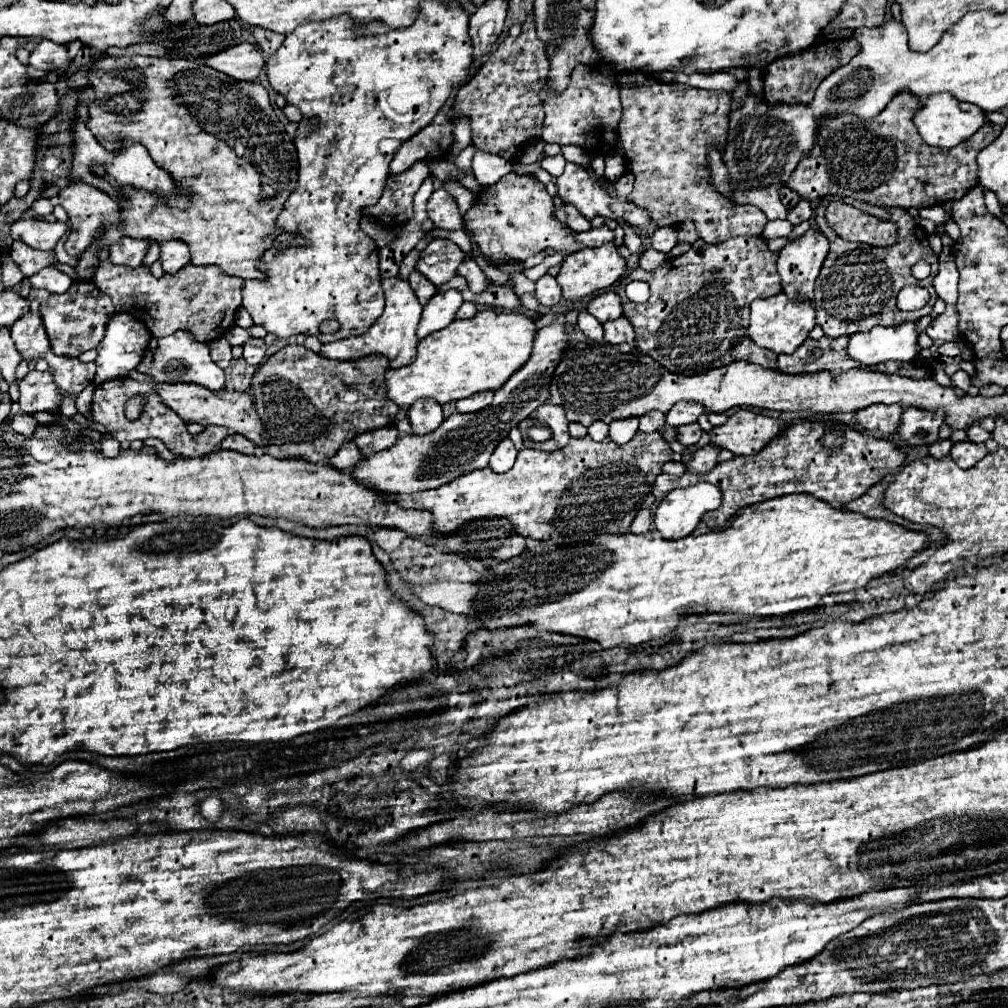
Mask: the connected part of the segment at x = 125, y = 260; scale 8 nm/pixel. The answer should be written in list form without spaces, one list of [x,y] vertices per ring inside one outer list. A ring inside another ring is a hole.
[[[121,238],[115,244],[111,244],[111,254],[109,254],[109,262],[113,264],[121,264],[121,266],[129,266],[129,268],[137,268],[143,262],[143,256],[149,250],[149,240],[147,238]]]

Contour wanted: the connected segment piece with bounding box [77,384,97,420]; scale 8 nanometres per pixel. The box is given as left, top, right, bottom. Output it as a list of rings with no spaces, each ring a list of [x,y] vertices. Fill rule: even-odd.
[[[89,384],[89,388],[85,388],[79,396],[77,396],[77,410],[85,416],[85,418],[89,418],[89,420],[93,420],[93,416],[91,416],[91,402],[93,402],[93,392],[95,392],[95,384]]]

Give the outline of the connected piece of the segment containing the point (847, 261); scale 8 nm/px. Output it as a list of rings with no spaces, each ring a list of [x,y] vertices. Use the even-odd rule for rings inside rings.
[[[845,198],[845,202],[849,202],[849,204],[855,204],[857,208],[863,208],[863,210],[867,210],[867,212],[875,212],[877,216],[885,216],[885,218],[889,218],[889,220],[893,220],[895,224],[897,224],[897,232],[899,232],[899,236],[897,236],[897,244],[893,244],[891,248],[873,248],[873,246],[865,246],[865,244],[855,244],[855,242],[845,242],[845,240],[841,240],[839,236],[835,238],[835,240],[831,240],[831,248],[829,248],[829,254],[827,254],[827,258],[825,258],[825,264],[823,264],[823,268],[821,268],[821,276],[817,278],[817,292],[815,292],[815,300],[813,300],[813,306],[815,306],[815,312],[817,312],[817,324],[823,328],[823,332],[829,336],[829,338],[839,338],[839,336],[851,336],[851,334],[857,334],[857,332],[869,332],[869,328],[873,328],[873,326],[893,326],[893,324],[901,324],[901,322],[909,322],[909,320],[919,320],[919,318],[923,318],[925,314],[931,314],[931,308],[933,308],[933,302],[935,302],[935,292],[933,292],[933,288],[931,288],[931,278],[927,278],[927,280],[915,280],[913,278],[913,274],[911,274],[911,266],[917,262],[917,260],[927,260],[929,264],[933,264],[933,266],[937,266],[939,264],[939,258],[937,258],[937,254],[931,250],[931,246],[929,246],[929,240],[927,240],[927,234],[925,234],[925,230],[921,228],[921,226],[917,226],[917,222],[911,218],[911,216],[901,216],[901,214],[907,214],[907,210],[901,210],[901,208],[893,208],[891,212],[885,212],[885,210],[881,210],[881,208],[869,208],[867,204],[863,204],[863,202],[859,202],[859,200],[851,200],[851,198]],[[907,284],[919,284],[919,286],[929,286],[929,290],[931,290],[931,302],[925,306],[925,308],[921,308],[921,310],[915,310],[915,312],[901,312],[899,308],[897,308],[897,304],[895,304],[895,294],[903,288],[903,286],[907,286]]]

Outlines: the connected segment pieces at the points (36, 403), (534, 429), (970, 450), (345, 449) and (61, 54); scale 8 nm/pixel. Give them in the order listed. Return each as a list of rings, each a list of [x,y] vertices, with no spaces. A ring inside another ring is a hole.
[[[50,369],[30,371],[19,381],[19,406],[25,414],[35,412],[59,412],[63,396],[55,384]]]
[[[551,402],[539,406],[529,418],[519,424],[525,448],[555,452],[569,442],[569,422],[565,418],[565,410]],[[537,436],[545,436],[545,440],[537,440]]]
[[[959,442],[959,444],[953,444],[951,448],[951,458],[961,466],[961,468],[973,468],[985,454],[987,454],[987,448],[985,444],[973,444],[973,442]]]
[[[345,442],[345,446],[341,446],[339,452],[331,460],[327,460],[327,464],[337,468],[337,470],[349,470],[361,460],[359,454],[361,452],[359,452],[359,448],[353,442]]]
[[[41,40],[35,50],[29,56],[29,64],[33,68],[45,68],[45,70],[59,70],[59,74],[63,76],[67,66],[71,64],[67,58],[67,48],[53,44],[49,40]]]

